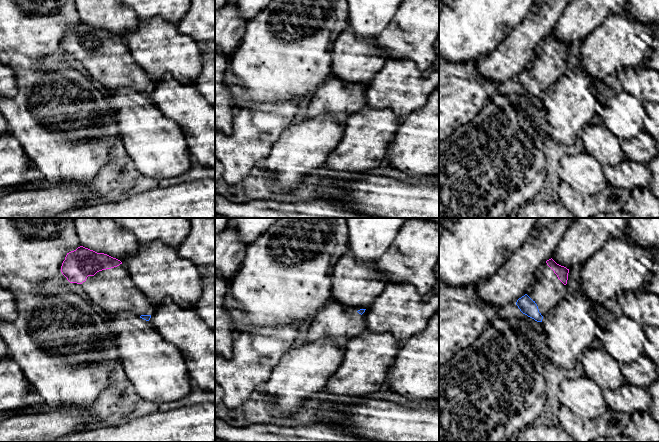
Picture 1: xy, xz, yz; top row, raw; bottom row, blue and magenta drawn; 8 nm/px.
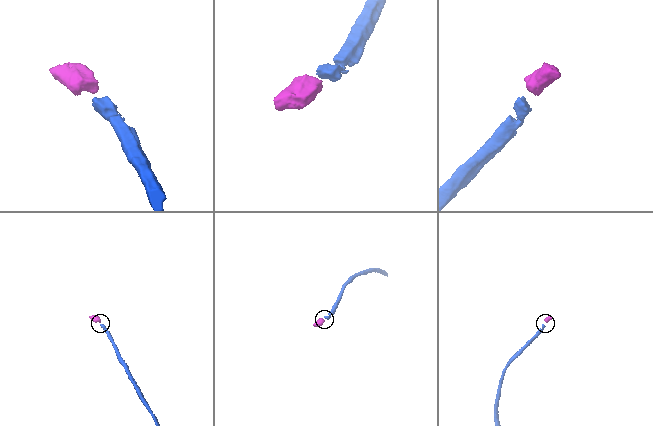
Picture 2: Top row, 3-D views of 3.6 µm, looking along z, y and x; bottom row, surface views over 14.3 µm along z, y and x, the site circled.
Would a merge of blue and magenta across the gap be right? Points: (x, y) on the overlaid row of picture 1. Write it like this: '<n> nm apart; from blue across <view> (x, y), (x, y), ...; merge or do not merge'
260 nm apart; from blue across yz (534, 301), (558, 278); merge

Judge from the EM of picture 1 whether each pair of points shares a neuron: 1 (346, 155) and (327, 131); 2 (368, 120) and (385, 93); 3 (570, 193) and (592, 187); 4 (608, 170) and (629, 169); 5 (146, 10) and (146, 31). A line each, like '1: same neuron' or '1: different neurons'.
1: different neurons
2: different neurons
3: different neurons
4: same neuron
5: different neurons

